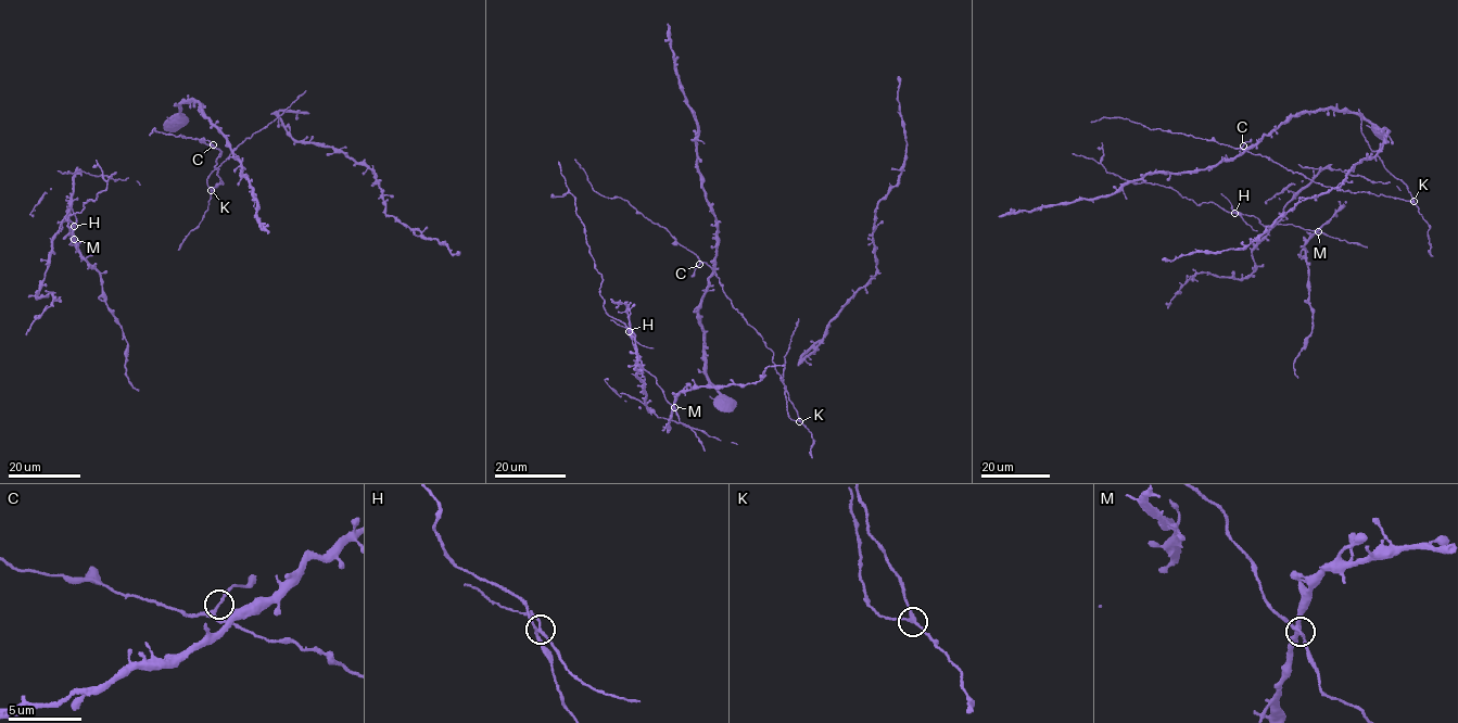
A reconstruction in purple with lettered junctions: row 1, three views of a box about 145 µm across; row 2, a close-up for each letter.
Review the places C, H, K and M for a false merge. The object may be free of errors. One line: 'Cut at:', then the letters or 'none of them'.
Cut at: H

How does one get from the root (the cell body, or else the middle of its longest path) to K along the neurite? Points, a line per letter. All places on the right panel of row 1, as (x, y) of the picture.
K: (1254, 154), (1268, 157), (1323, 186), (1414, 201)

